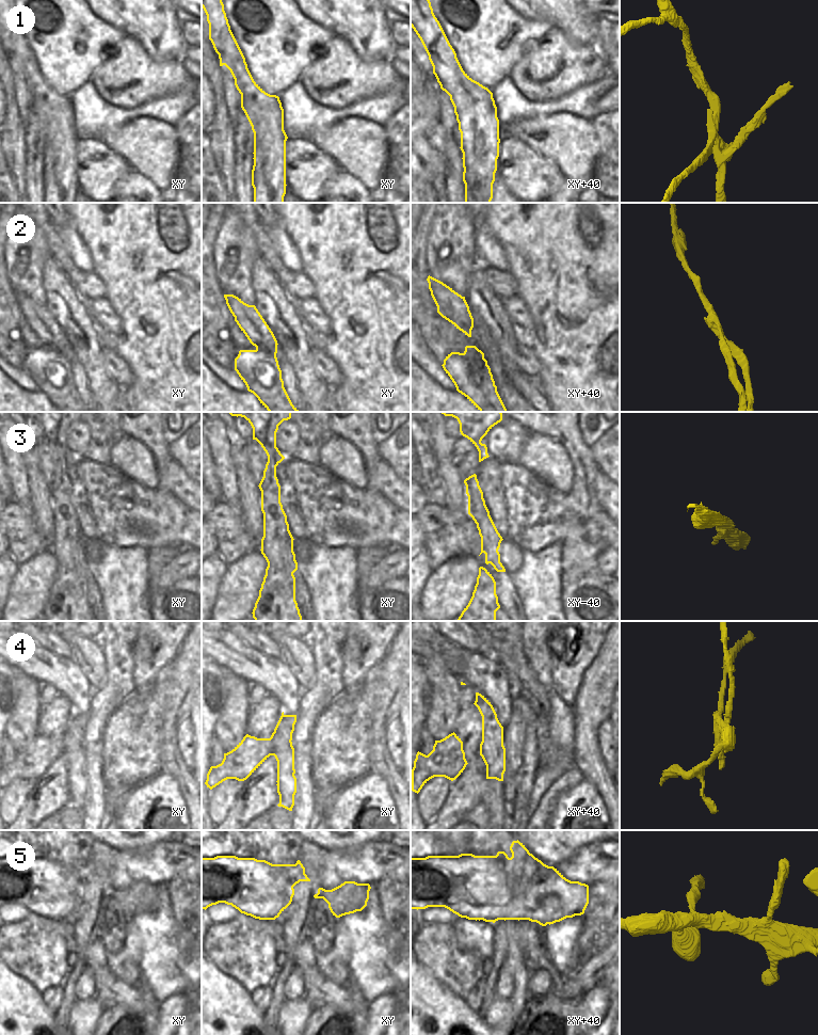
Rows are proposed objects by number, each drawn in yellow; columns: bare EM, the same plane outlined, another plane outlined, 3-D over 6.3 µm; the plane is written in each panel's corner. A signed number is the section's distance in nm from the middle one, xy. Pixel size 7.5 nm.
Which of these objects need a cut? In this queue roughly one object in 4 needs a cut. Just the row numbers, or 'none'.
1, 2, 4

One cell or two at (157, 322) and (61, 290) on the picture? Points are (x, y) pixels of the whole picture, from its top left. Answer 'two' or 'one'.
two

